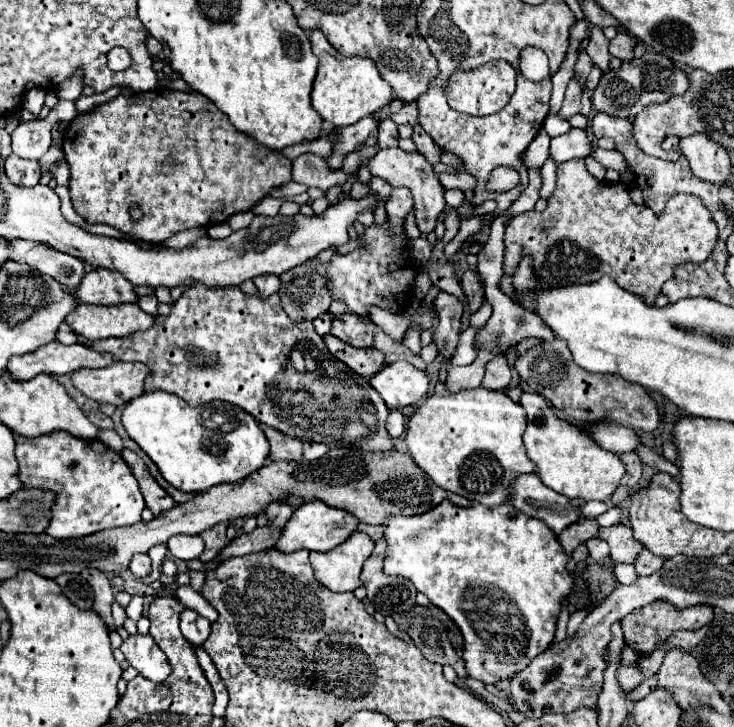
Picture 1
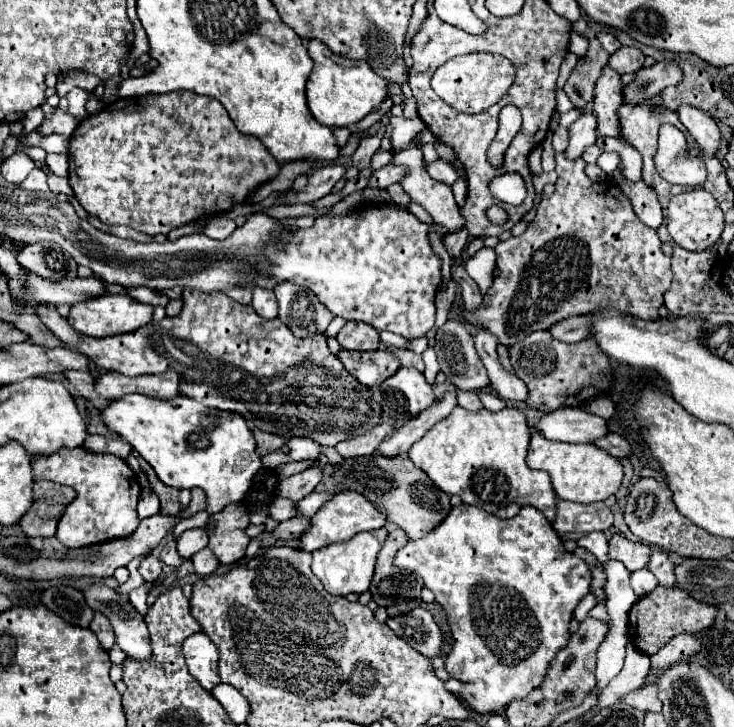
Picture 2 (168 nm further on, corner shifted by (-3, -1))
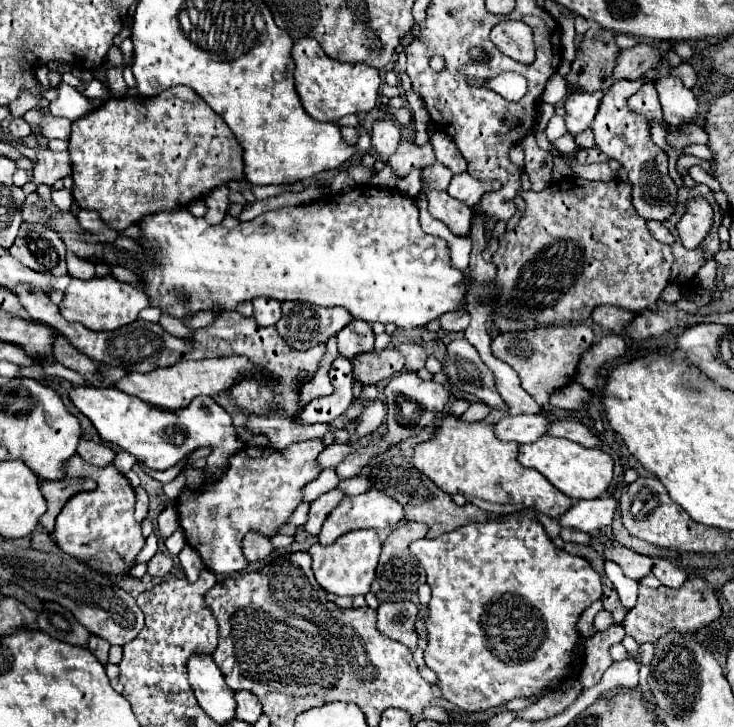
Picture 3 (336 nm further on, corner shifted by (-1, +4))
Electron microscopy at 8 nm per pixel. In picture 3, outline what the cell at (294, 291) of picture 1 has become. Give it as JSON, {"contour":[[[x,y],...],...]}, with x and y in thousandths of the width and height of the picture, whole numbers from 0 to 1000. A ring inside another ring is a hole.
{"contour":[[[411,413],[384,415],[384,437],[376,446],[379,459],[403,481],[420,481],[463,457],[480,435],[469,424],[431,421]]]}

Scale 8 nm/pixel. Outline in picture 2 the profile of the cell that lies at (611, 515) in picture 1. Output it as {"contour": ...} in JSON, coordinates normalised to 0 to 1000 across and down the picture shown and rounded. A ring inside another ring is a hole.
{"contour":[[[817,730],[801,733],[798,739],[793,739],[787,744],[787,750],[798,752],[798,758],[804,758],[820,777],[828,772],[828,741],[823,733],[817,733]]]}

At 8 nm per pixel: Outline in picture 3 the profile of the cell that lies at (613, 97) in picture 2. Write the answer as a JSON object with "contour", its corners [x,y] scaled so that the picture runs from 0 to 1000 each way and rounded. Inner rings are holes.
{"contour":[[[837,110],[834,121],[823,127],[812,165],[807,168],[807,182],[812,187],[812,201],[831,217],[839,217],[858,242],[861,278],[866,292],[880,303],[907,303],[921,283],[921,253],[910,239],[910,215],[896,204],[883,182],[883,171],[856,151],[853,138],[869,127],[875,116],[866,110]]]}

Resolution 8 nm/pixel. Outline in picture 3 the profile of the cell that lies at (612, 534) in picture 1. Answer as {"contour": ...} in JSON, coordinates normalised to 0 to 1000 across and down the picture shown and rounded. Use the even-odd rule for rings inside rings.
{"contour":[[[847,748],[826,751],[826,757],[823,757],[823,768],[839,773],[839,776],[850,784],[850,790],[853,790],[856,795],[861,795],[861,798],[872,798],[872,792],[886,790],[888,776],[891,776],[888,765],[869,762],[869,759],[858,757],[858,754],[847,751]]]}

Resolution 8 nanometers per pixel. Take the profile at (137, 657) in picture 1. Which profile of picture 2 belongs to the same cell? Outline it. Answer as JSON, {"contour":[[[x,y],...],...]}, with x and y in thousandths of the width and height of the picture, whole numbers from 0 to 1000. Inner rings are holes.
{"contour":[[[131,802],[114,805],[112,816],[117,832],[123,832],[125,840],[136,840],[150,851],[150,860],[158,873],[158,887],[163,887],[163,893],[172,901],[188,906],[204,904],[207,890],[199,857],[172,821],[161,818],[161,813],[144,805],[131,805]]]}

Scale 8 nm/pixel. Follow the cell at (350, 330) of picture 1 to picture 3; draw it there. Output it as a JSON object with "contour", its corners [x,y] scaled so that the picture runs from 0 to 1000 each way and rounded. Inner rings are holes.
{"contour":[[[480,440],[458,462],[460,462],[460,484],[471,492],[482,492],[485,487],[504,484],[510,479],[507,448],[496,440]]]}

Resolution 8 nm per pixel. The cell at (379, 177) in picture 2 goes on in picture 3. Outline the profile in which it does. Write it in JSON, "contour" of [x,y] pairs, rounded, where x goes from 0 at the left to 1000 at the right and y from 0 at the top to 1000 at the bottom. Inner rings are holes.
{"contour":[[[548,193],[540,212],[529,217],[529,228],[542,245],[556,242],[561,234],[578,234],[583,228],[594,226],[594,215],[586,198],[567,201],[559,193]]]}

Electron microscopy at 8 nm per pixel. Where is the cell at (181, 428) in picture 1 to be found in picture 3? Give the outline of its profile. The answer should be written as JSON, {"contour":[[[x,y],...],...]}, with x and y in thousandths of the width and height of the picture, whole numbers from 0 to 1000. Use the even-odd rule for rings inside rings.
{"contour":[[[98,534],[95,547],[101,558],[123,575],[123,580],[144,608],[153,608],[166,619],[177,622],[191,638],[196,638],[204,646],[223,649],[240,641],[264,619],[286,616],[278,649],[283,660],[297,660],[313,638],[313,630],[335,613],[324,602],[313,569],[286,545],[267,545],[262,556],[240,567],[221,564],[215,558],[193,553],[191,547],[169,542],[161,534]]]}

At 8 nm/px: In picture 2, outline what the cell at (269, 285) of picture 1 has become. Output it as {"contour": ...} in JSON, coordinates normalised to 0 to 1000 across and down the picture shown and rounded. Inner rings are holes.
{"contour":[[[346,392],[343,395],[343,422],[357,439],[373,439],[379,436],[379,417],[371,398],[360,398]]]}

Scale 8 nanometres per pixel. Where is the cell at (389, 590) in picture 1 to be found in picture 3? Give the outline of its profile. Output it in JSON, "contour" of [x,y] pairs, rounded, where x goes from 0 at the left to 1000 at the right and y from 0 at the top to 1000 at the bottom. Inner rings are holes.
{"contour":[[[545,718],[523,743],[518,773],[512,781],[512,798],[523,814],[567,814],[578,801],[578,781],[569,779],[567,768],[559,762],[559,746],[578,740],[578,721]]]}

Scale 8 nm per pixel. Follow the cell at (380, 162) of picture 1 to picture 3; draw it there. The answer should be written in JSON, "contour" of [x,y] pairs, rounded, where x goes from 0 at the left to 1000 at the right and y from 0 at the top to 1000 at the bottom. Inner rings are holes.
{"contour":[[[580,259],[580,275],[583,275],[583,292],[602,303],[621,325],[638,325],[646,292],[629,281],[627,275],[613,272],[608,261],[594,261],[594,259]]]}

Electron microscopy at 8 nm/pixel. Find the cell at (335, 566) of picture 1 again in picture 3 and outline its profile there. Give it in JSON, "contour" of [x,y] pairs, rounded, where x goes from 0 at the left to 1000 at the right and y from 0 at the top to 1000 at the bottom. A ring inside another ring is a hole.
{"contour":[[[482,729],[482,732],[471,732],[450,751],[428,748],[420,759],[425,765],[428,792],[444,814],[458,820],[488,820],[488,817],[499,817],[510,798],[515,765],[518,765],[518,740],[512,729]]]}

